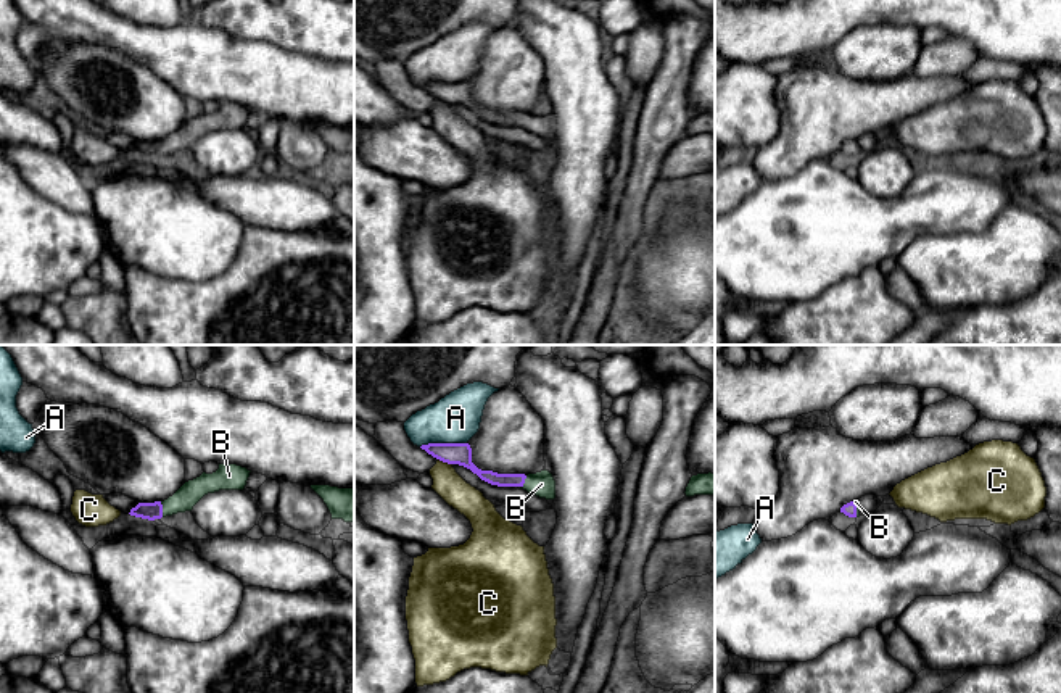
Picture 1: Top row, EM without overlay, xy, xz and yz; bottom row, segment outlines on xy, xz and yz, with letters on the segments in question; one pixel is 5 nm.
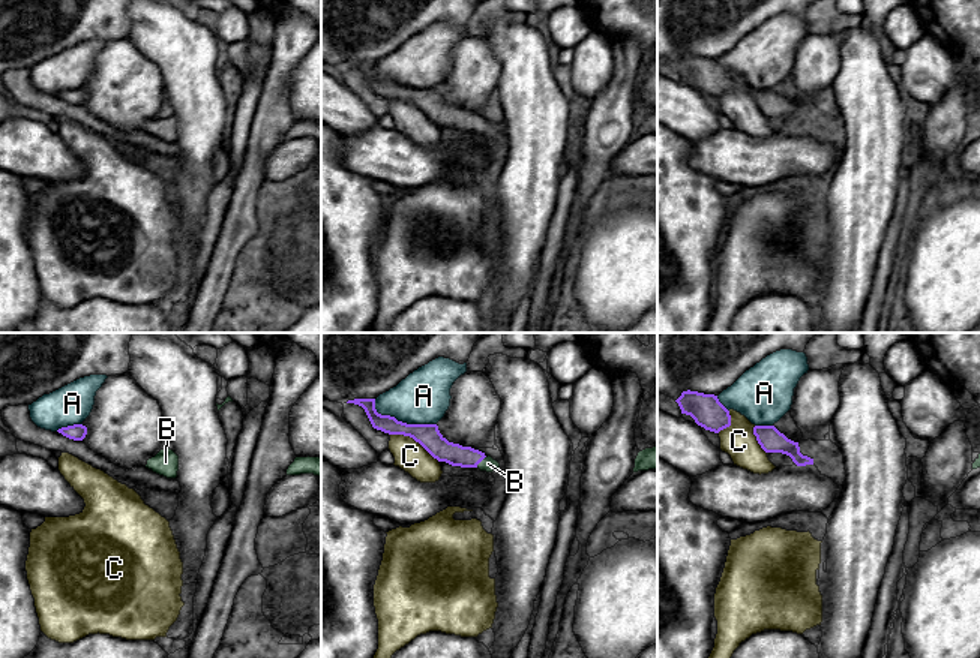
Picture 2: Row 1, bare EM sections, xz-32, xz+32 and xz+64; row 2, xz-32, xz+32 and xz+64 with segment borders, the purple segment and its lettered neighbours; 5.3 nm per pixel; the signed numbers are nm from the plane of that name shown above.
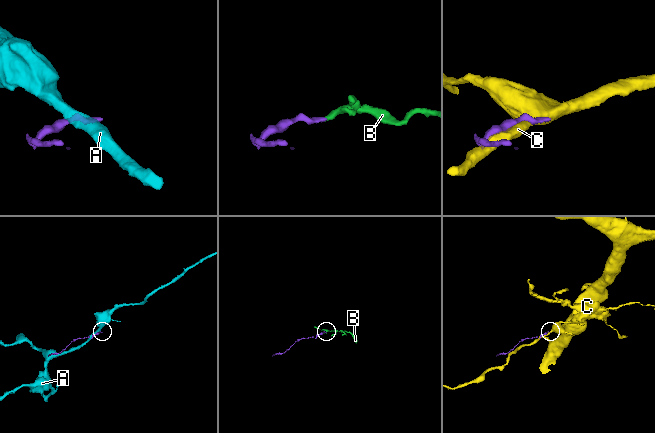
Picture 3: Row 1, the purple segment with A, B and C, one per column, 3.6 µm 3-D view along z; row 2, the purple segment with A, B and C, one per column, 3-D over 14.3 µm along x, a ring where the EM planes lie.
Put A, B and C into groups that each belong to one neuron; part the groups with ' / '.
A / B / C

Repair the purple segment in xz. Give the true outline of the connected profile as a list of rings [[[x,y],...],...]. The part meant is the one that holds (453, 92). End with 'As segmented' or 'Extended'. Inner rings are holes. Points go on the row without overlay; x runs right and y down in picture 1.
[[[428,82],[422,84],[433,97],[448,102],[459,103],[470,108],[481,119],[497,124],[497,126],[522,126],[531,134],[539,137],[554,139],[555,137],[555,119],[549,110],[541,110],[536,113],[497,113],[493,110],[481,110],[472,102],[472,87],[469,82]]]. Extended

